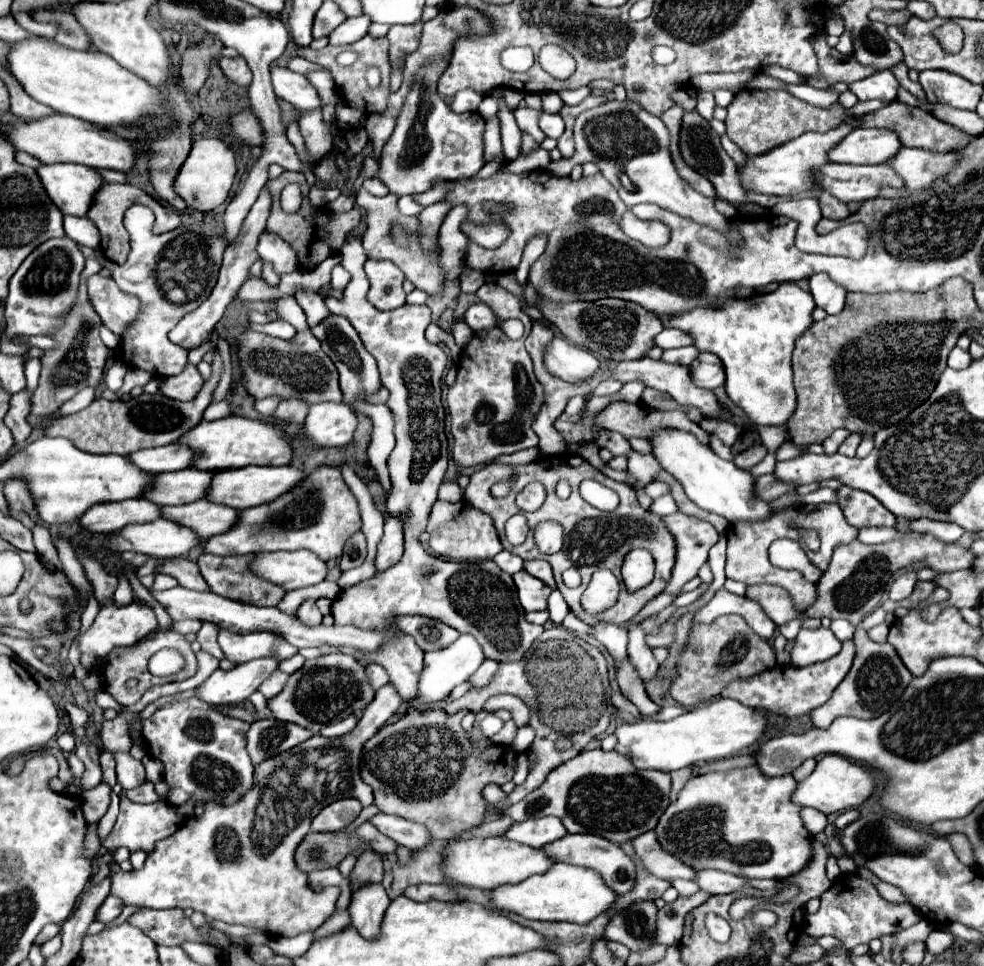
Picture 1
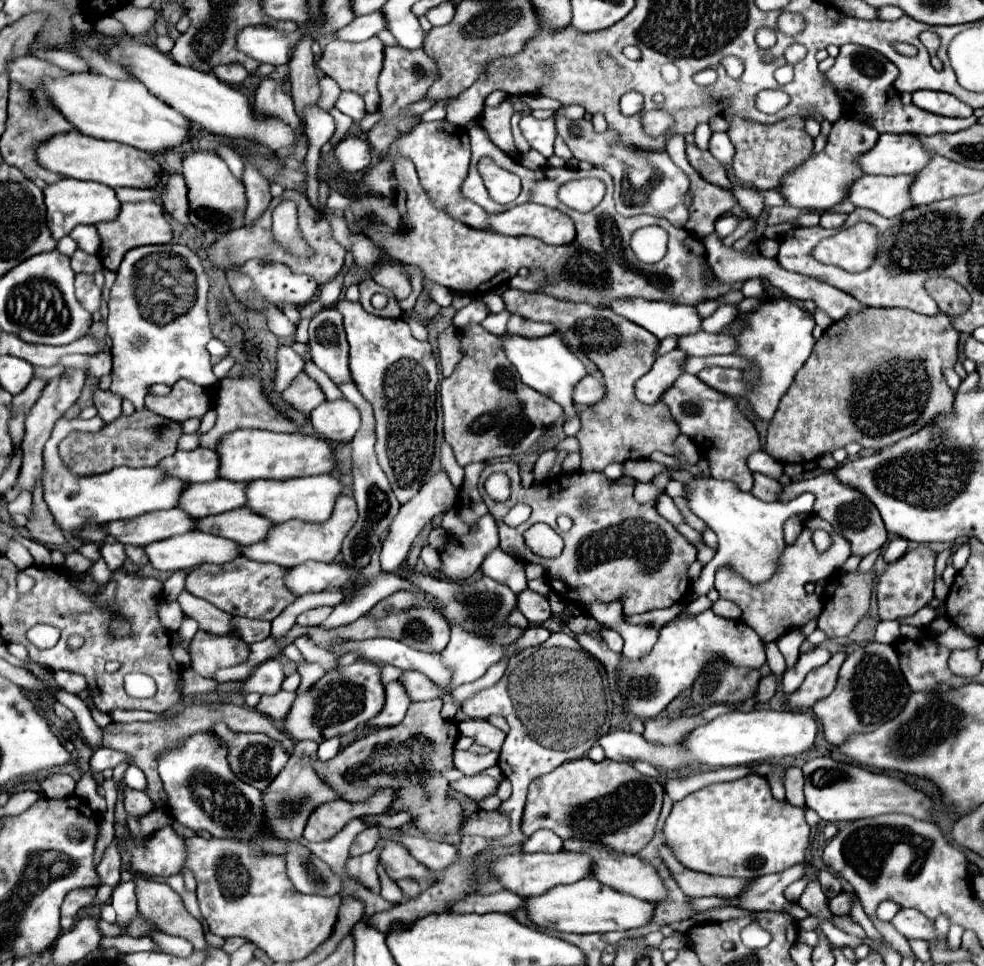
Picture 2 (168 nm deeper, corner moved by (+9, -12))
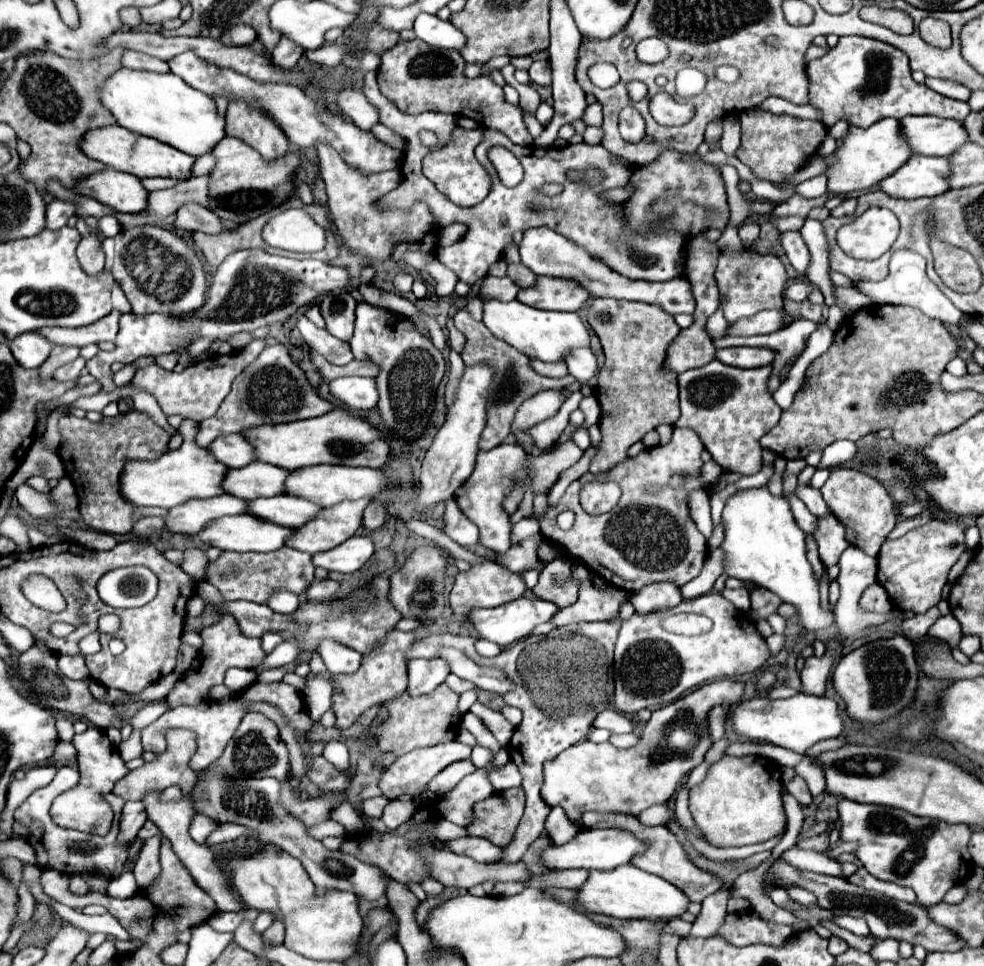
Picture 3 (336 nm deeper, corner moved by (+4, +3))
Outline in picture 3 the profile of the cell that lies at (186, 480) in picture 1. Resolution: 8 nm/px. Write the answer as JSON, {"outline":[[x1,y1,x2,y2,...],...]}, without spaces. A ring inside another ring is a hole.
{"outline":[[260,463,260,465,246,465,246,469,232,469,226,475,226,491,230,495,242,499,258,499,258,497,274,497,286,493,284,481,288,477,288,469]]}

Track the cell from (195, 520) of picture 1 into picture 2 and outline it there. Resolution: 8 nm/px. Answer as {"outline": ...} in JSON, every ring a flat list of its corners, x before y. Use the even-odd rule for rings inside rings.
{"outline":[[237,508,217,516,199,518,195,530,247,546,247,544,255,544,257,540,263,540,271,526,273,526,271,520,265,520,263,516,257,516,255,512,249,512,245,508]]}

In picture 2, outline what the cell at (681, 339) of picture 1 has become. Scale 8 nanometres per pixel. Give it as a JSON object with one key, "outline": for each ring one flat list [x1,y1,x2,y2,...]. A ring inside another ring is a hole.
{"outline":[[697,332,693,336,681,336,677,348,687,356,711,356,711,354,731,354,735,340,727,334,709,334]]}

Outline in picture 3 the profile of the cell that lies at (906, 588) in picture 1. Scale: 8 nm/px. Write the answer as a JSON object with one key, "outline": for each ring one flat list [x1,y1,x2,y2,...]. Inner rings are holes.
{"outline":[[932,519,900,539,882,545,878,553,878,583,888,591,896,609,926,613,930,607,938,605,942,587,948,583,948,573,964,551,966,537,960,523,954,519]]}

